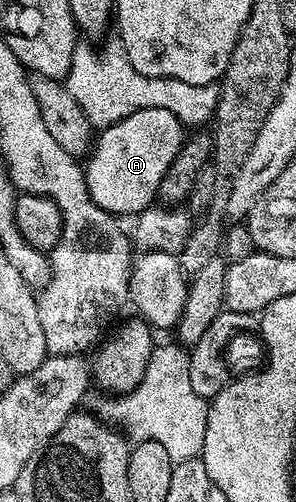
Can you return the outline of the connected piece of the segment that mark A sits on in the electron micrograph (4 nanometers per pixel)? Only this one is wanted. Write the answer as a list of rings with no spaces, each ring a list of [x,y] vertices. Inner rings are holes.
[[[138,109],[138,113],[130,113],[130,117],[103,128],[95,136],[90,154],[83,164],[84,180],[88,186],[90,197],[111,215],[117,217],[139,215],[147,207],[153,206],[154,200],[157,198],[158,185],[162,181],[170,161],[174,161],[185,138],[185,124],[180,123],[178,117],[174,117],[174,113],[170,113],[170,109]]]

